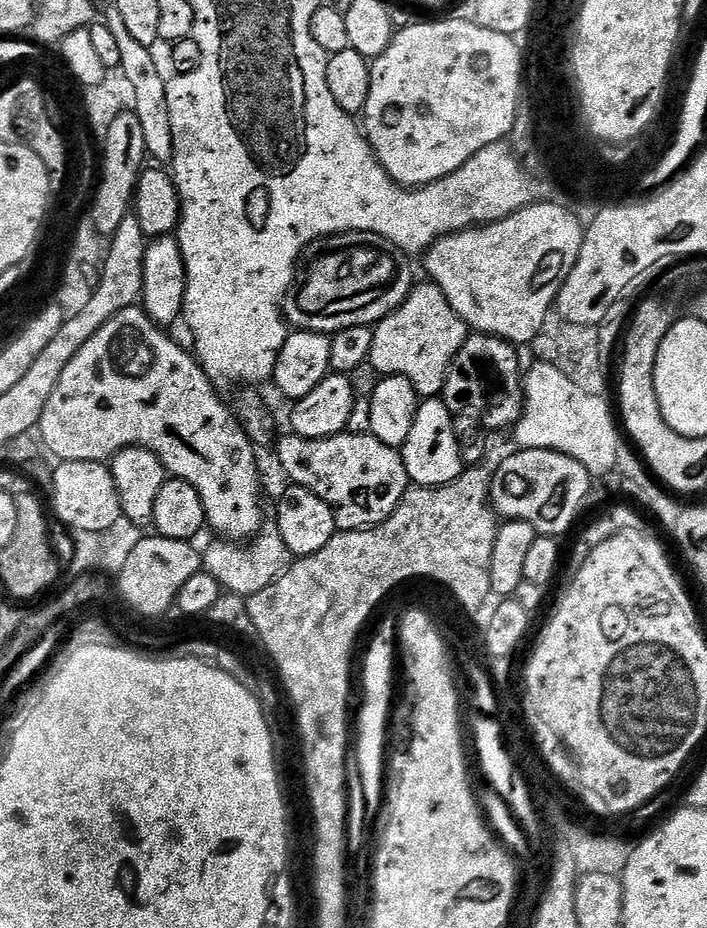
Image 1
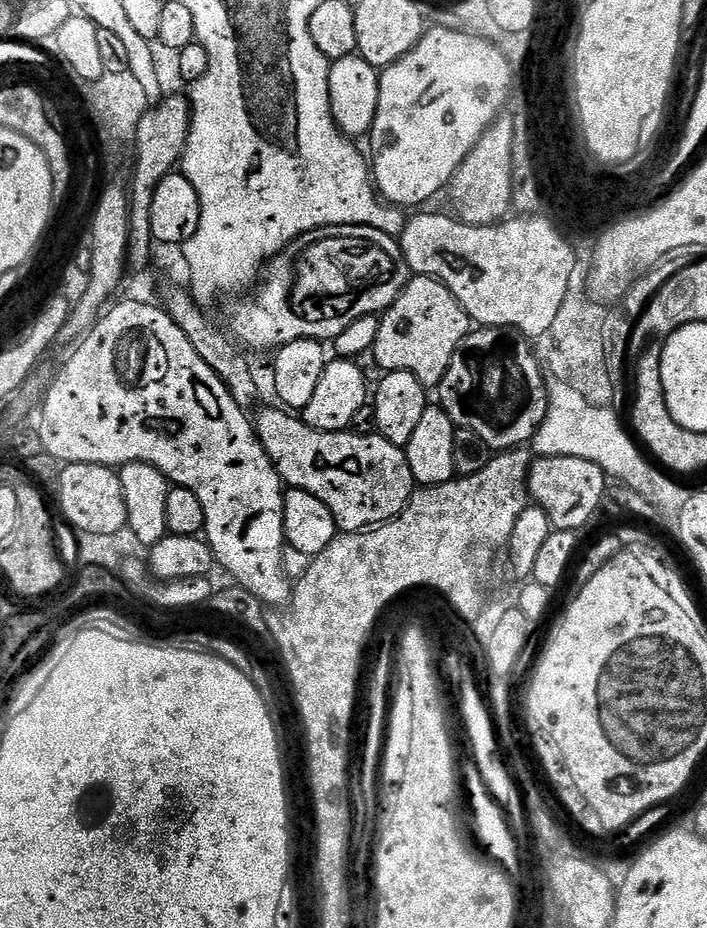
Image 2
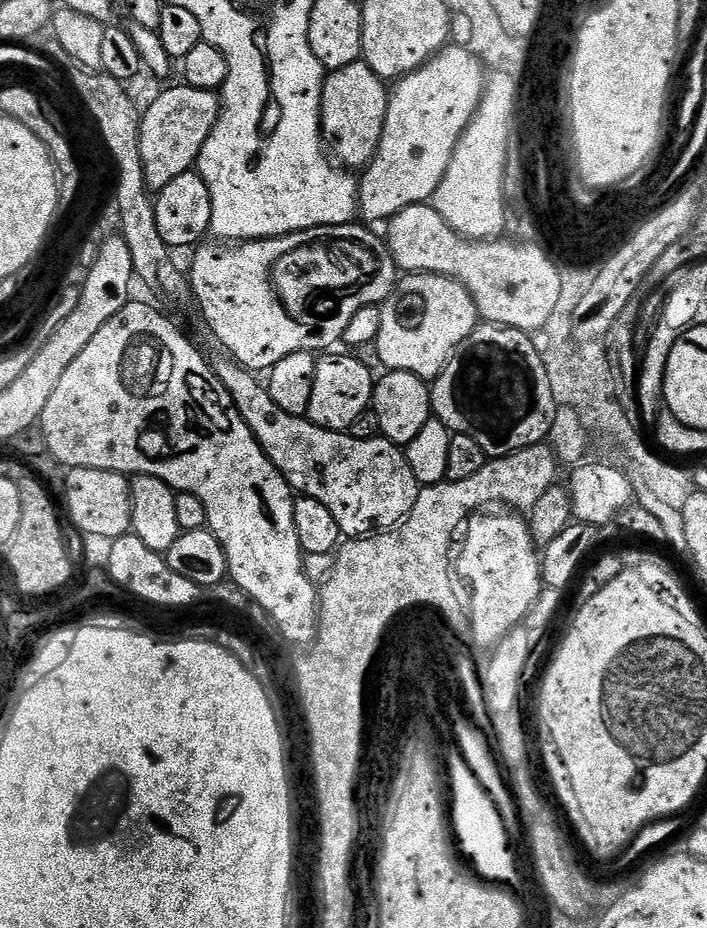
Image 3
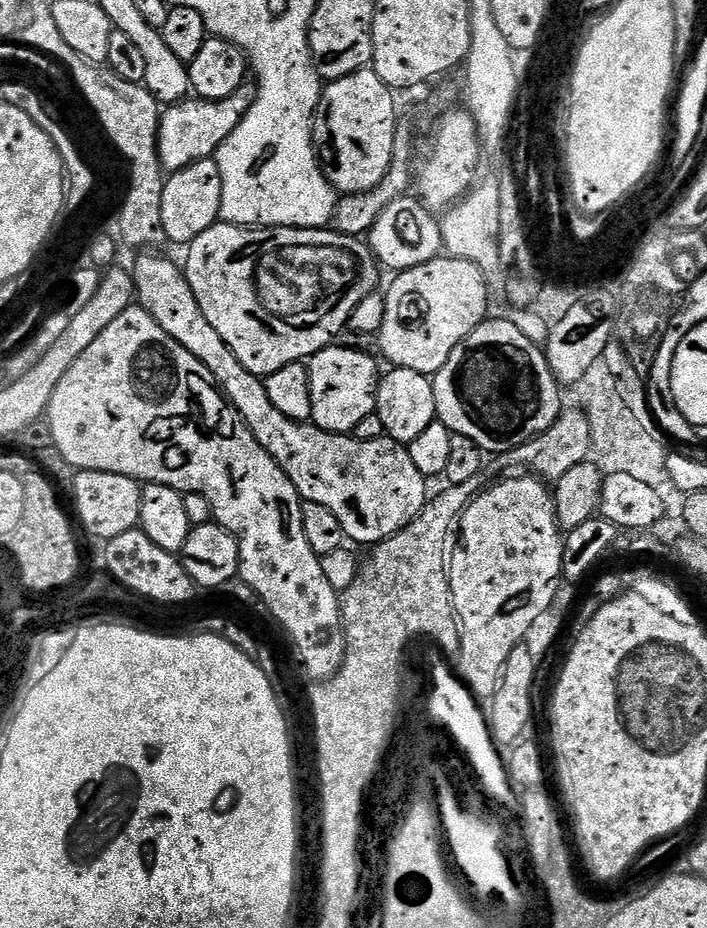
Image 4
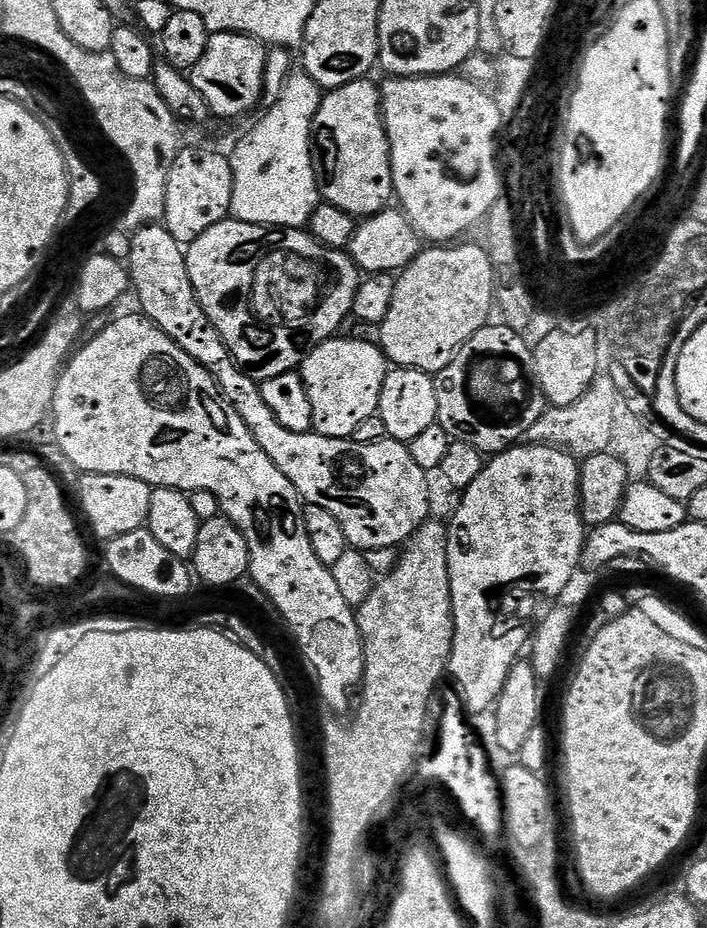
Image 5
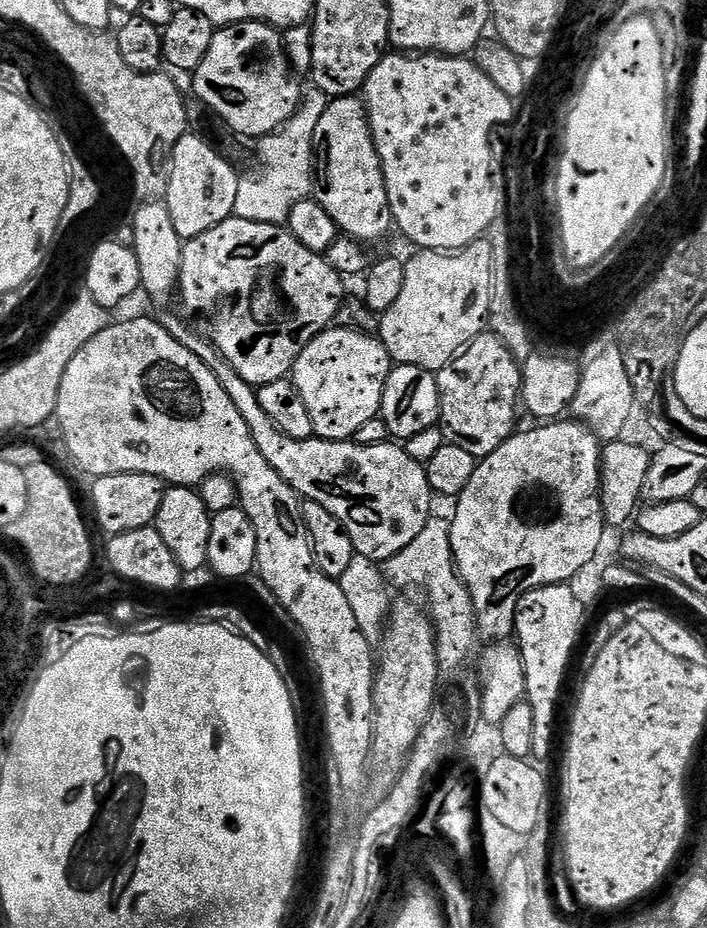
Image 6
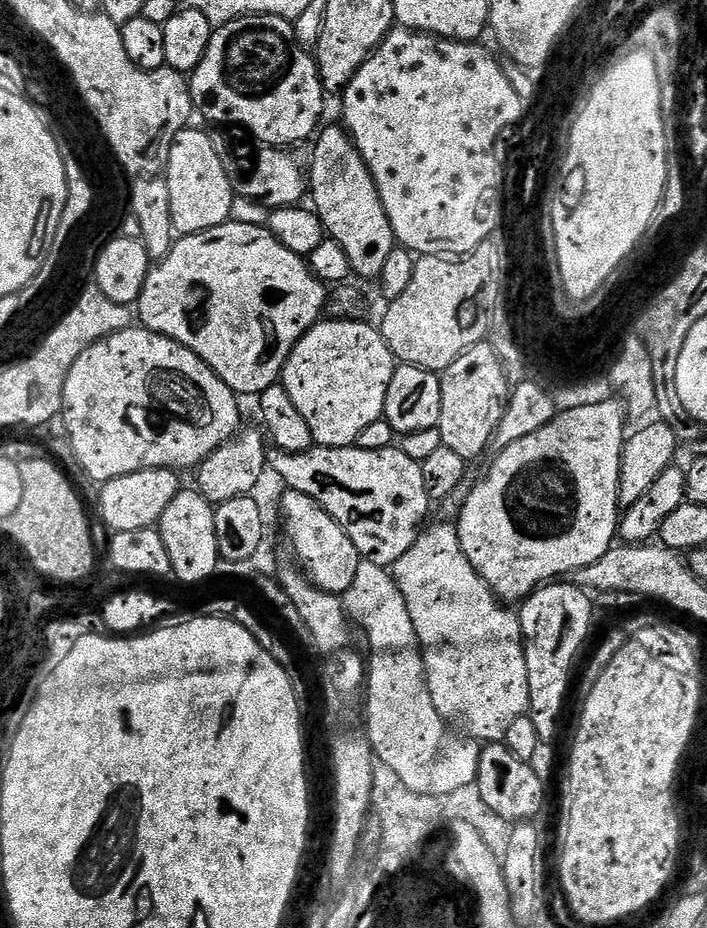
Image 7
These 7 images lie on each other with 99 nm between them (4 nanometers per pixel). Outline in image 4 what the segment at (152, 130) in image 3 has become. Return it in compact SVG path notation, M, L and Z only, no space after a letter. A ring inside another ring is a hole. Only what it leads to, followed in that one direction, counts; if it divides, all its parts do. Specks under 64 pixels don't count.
M245 86L230 98L222 100L185 98L180 103L167 105L160 113L158 130L158 154L165 173L171 174L182 170L195 160L215 157L222 142L226 142L226 138L234 134L238 122L242 122L242 118L250 110L253 95L253 89Z

